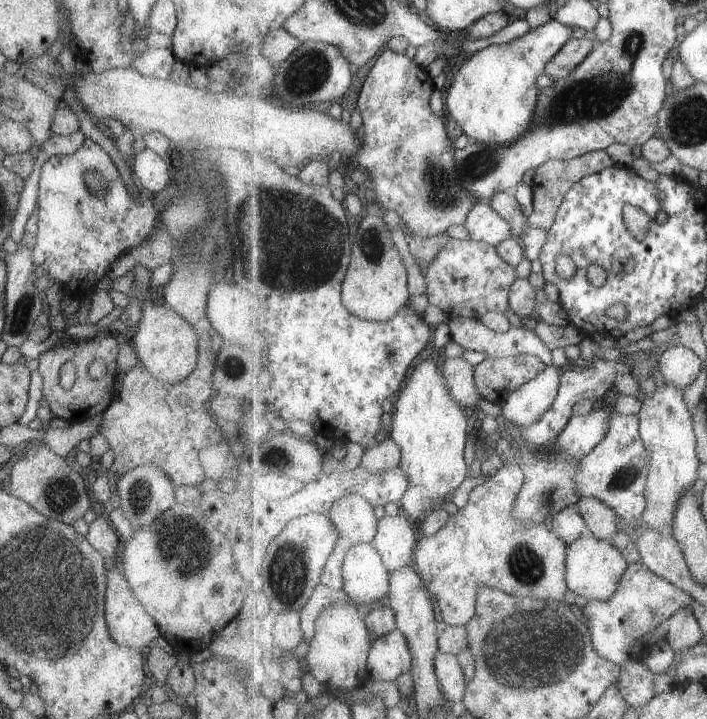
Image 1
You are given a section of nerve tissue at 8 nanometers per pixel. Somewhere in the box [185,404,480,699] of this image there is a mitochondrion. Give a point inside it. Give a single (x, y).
(289, 566)

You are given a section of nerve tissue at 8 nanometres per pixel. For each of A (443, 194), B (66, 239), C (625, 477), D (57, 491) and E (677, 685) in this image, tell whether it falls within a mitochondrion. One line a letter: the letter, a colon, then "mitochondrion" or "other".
A: mitochondrion
B: other
C: mitochondrion
D: mitochondrion
E: other

